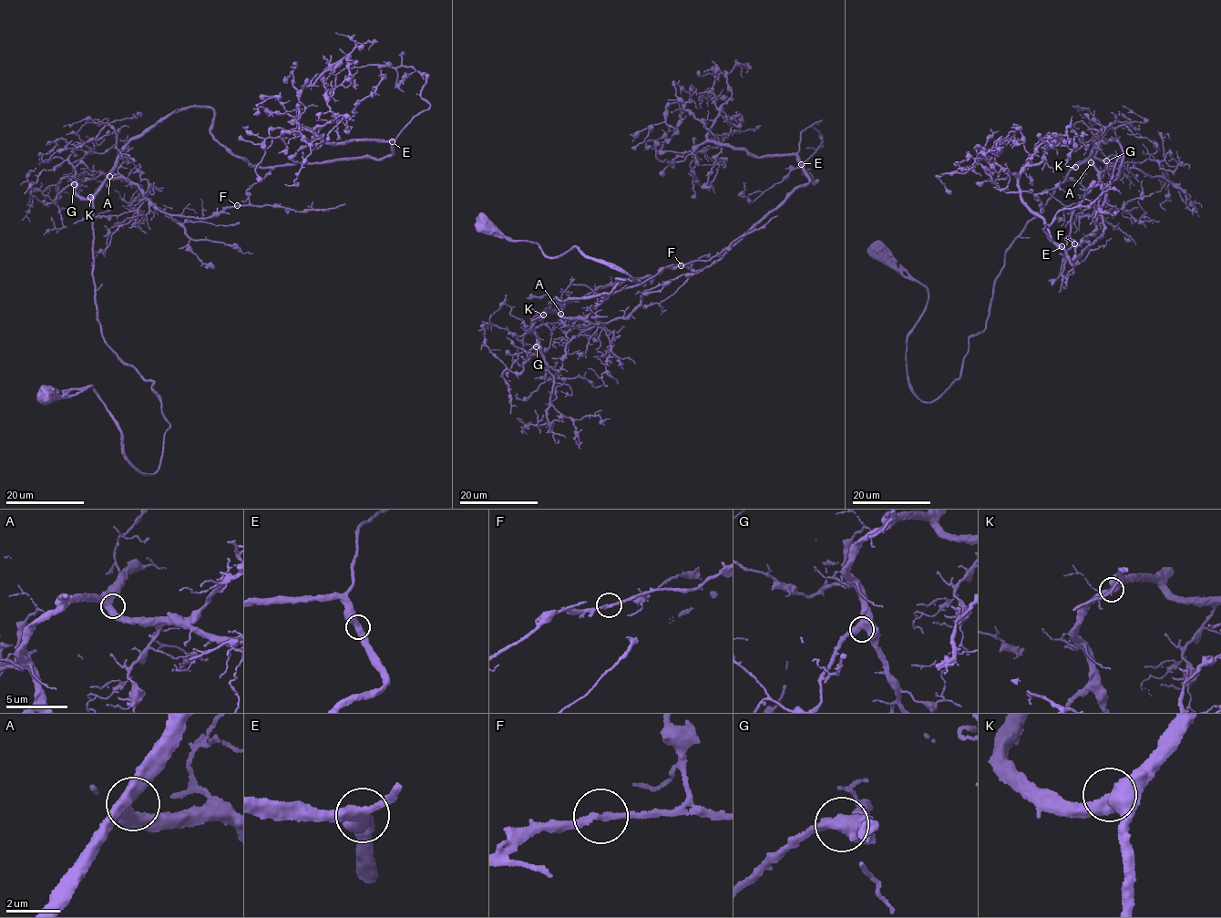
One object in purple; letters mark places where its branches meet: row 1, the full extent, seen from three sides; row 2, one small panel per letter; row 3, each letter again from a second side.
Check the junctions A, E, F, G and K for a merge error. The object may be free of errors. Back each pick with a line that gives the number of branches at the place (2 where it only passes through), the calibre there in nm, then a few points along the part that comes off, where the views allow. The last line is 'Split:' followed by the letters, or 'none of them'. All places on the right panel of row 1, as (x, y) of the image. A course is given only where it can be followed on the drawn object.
Split: none of them

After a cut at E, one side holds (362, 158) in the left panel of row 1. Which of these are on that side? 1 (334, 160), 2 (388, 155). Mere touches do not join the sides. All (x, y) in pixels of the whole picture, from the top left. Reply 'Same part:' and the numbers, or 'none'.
Same part: 1, 2

